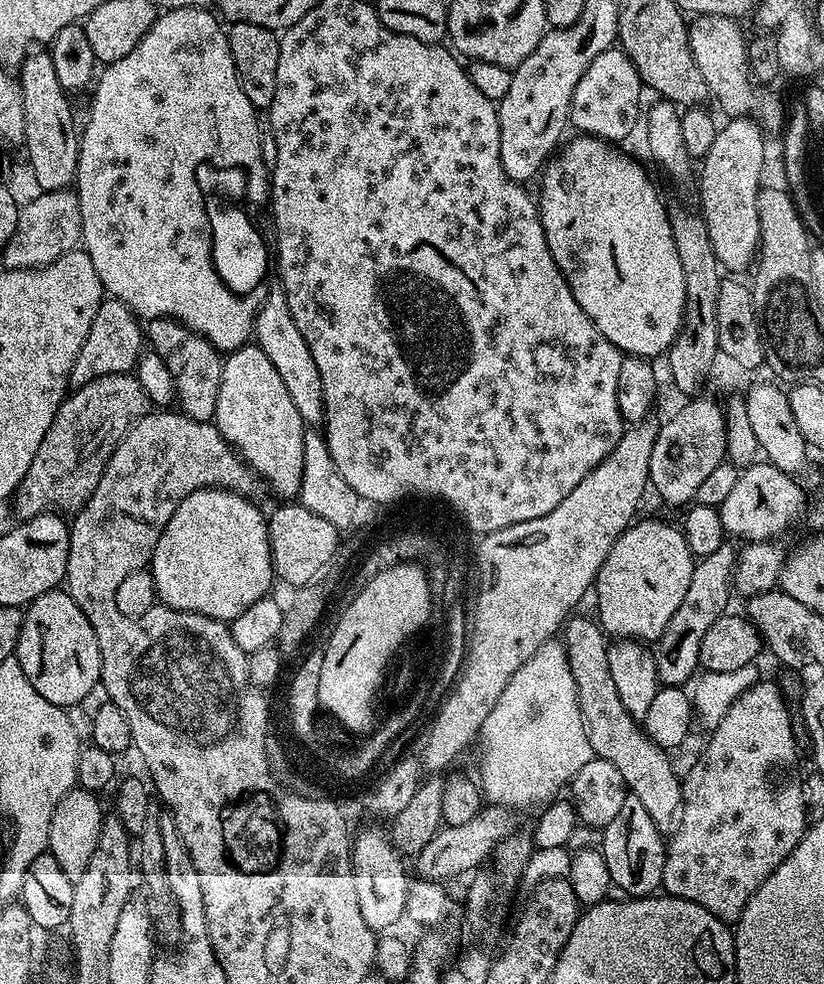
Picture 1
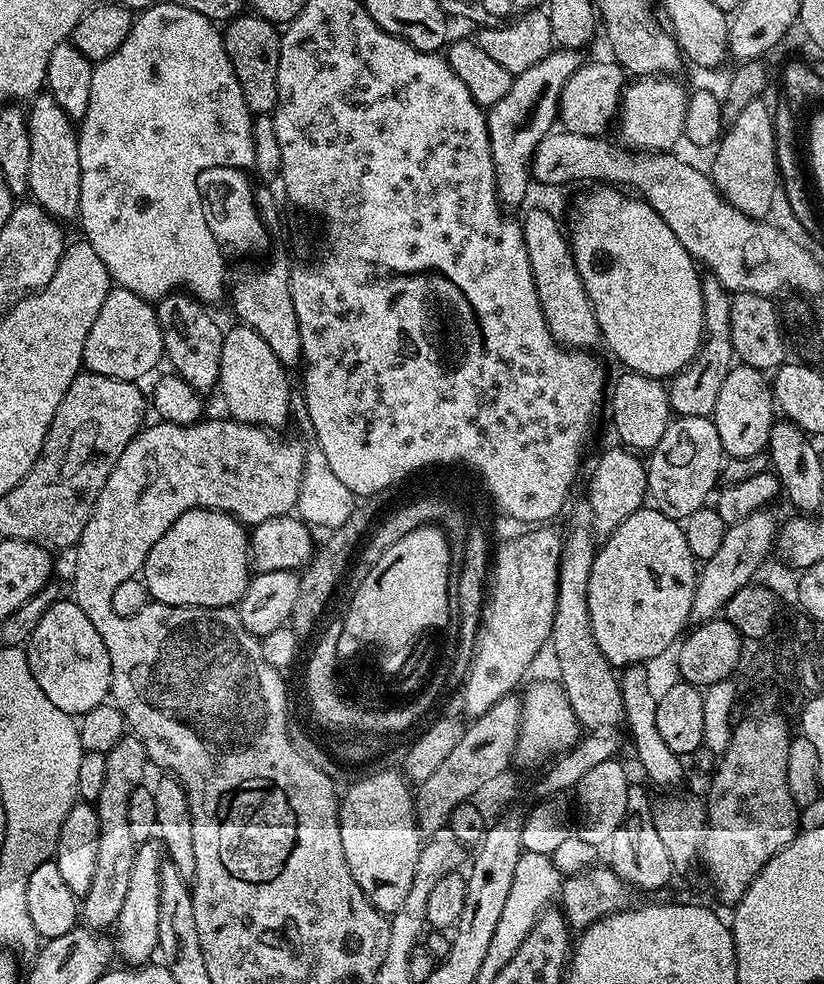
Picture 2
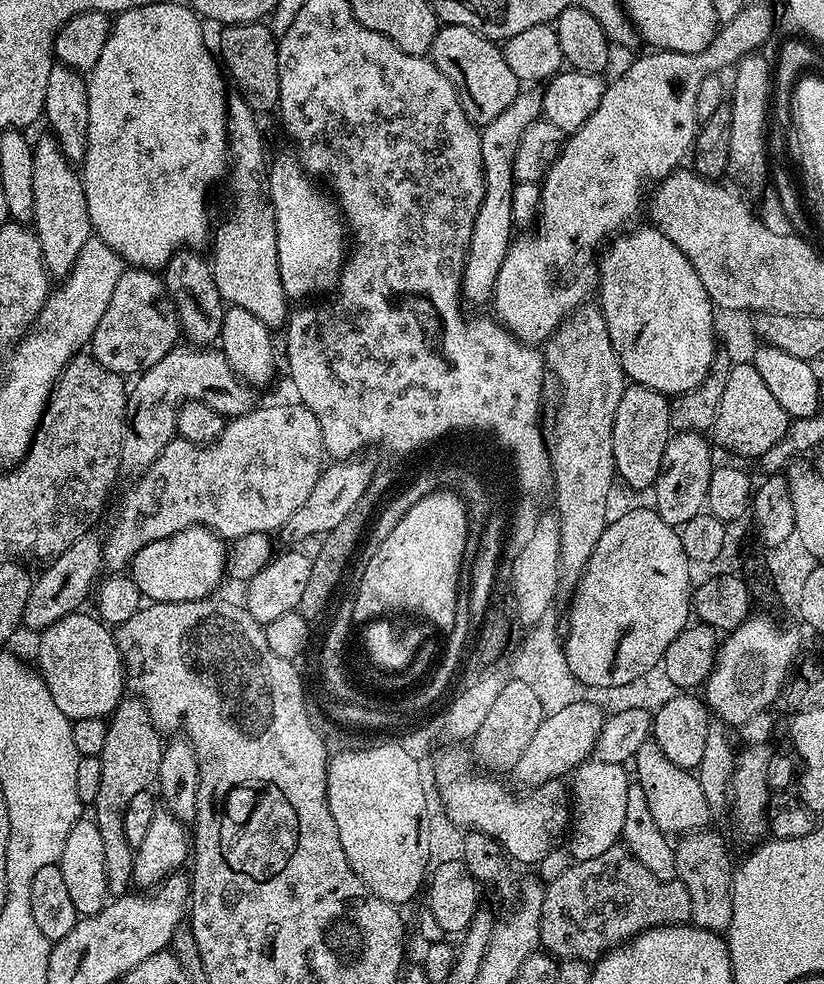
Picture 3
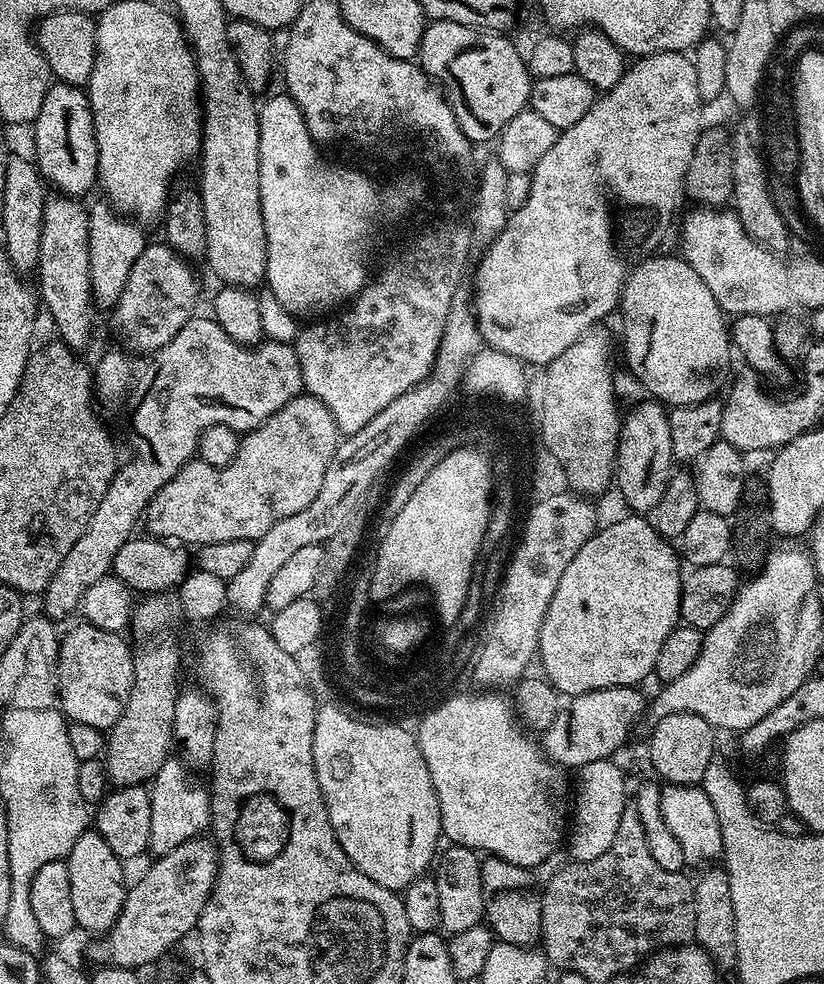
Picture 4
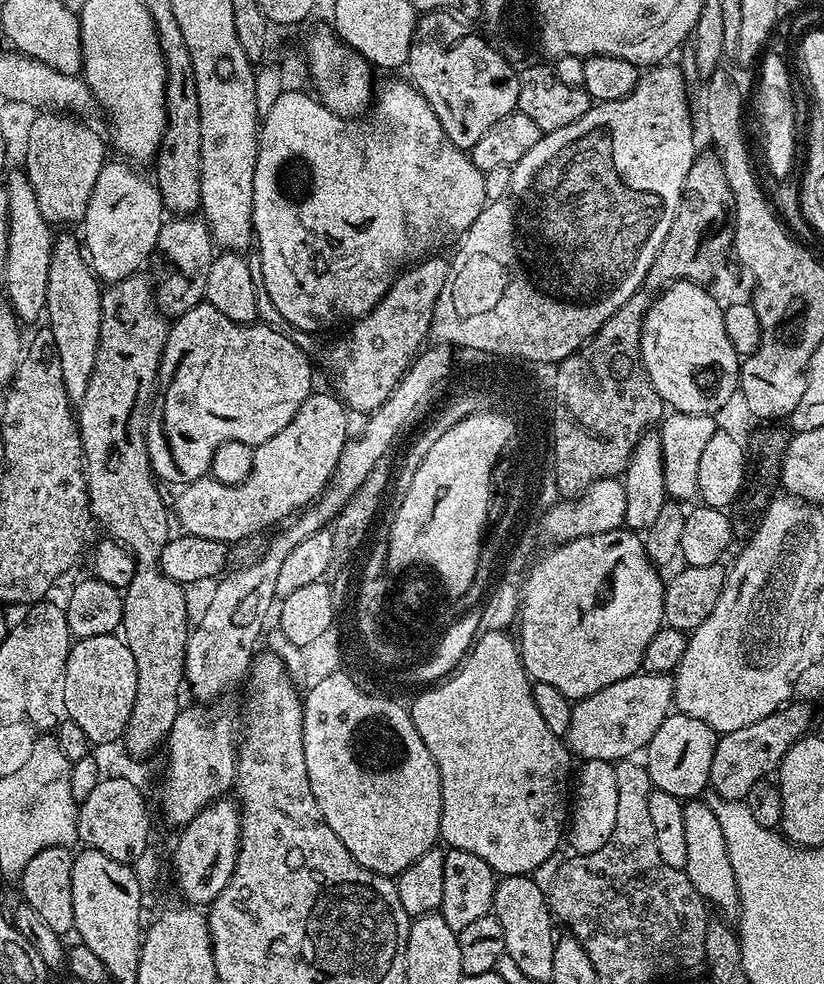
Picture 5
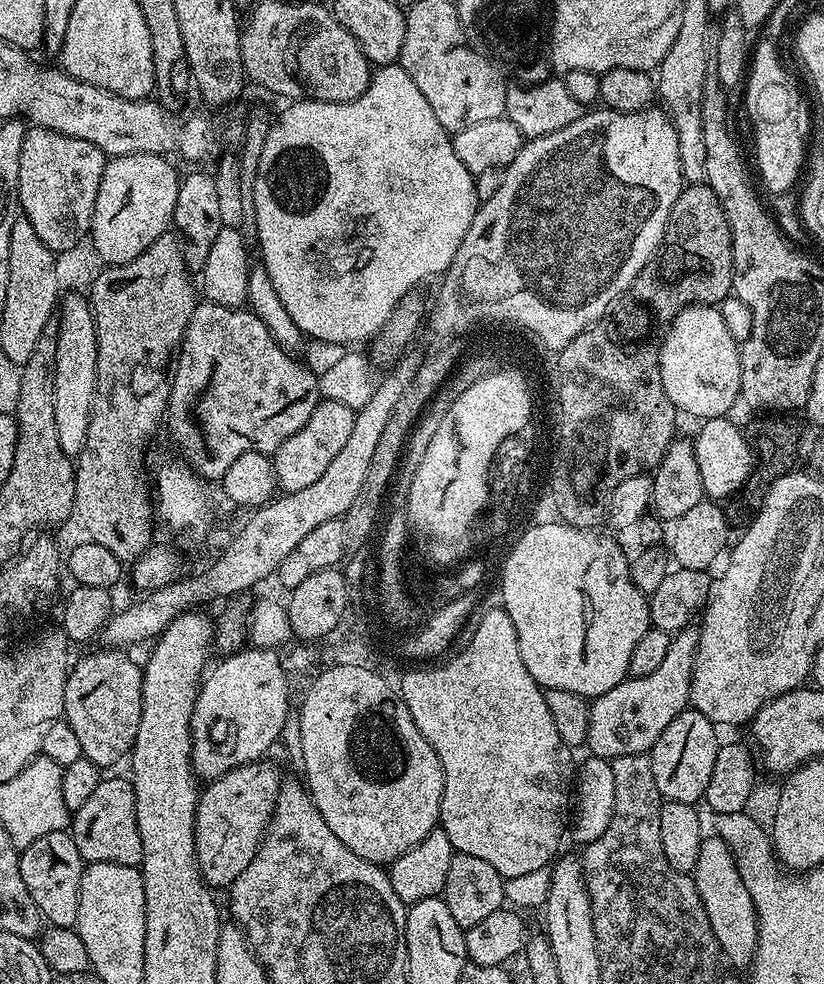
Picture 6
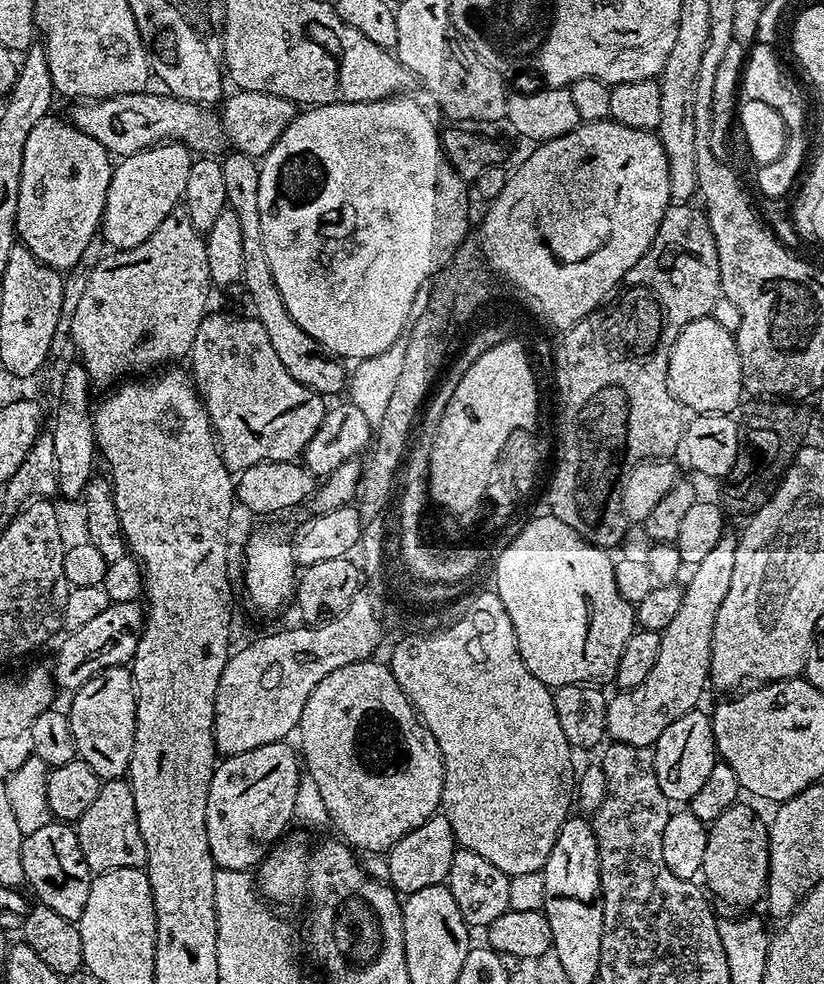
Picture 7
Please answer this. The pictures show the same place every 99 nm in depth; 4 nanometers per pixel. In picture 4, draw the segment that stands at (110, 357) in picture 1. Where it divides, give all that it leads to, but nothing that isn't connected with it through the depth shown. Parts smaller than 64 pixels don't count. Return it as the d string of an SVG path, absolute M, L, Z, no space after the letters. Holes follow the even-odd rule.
M167 242L159 243L145 243L142 254L134 258L134 266L130 266L130 278L126 278L126 290L122 290L122 298L118 298L111 313L116 332L120 335L119 343L133 353L156 353L166 346L166 342L170 342L170 338L174 338L174 334L178 334L178 330L182 330L182 326L186 326L188 320L193 319L197 311L200 284L196 281L195 270Z

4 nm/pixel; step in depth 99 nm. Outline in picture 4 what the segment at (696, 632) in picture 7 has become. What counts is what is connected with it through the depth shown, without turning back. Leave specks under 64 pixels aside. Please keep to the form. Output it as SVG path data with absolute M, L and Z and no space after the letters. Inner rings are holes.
M639 687L603 688L571 697L560 713L542 733L542 751L549 761L565 770L578 770L586 762L598 762L615 757L616 751L628 740L632 727L646 712L646 696Z

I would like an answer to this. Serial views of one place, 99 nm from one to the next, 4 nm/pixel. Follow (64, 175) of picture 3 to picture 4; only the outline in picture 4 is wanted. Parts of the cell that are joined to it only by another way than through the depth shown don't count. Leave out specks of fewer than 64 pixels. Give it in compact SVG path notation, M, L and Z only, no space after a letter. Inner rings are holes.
M52 194L44 201L42 214L42 247L38 249L38 266L35 275L40 276L38 296L48 307L52 320L56 323L55 335L63 340L67 348L81 350L92 340L92 312L94 301L92 287L90 286L90 221L88 221L88 208L79 199L63 194Z

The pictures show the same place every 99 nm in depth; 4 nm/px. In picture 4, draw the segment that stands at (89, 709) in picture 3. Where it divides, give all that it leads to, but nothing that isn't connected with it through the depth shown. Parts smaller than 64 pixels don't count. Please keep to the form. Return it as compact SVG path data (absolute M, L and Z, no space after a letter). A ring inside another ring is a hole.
M83 622L77 624L77 628L70 629L66 634L64 632L62 639L59 641L59 656L56 664L56 676L59 680L58 704L69 721L77 720L78 722L86 722L86 726L94 726L101 730L111 730L114 726L114 722L118 722L118 718L122 714L125 698L130 694L130 686L132 685L132 679L134 678L132 649L129 641L125 639L121 633L111 632L110 630L98 630L98 626L94 626L93 624L85 624Z

